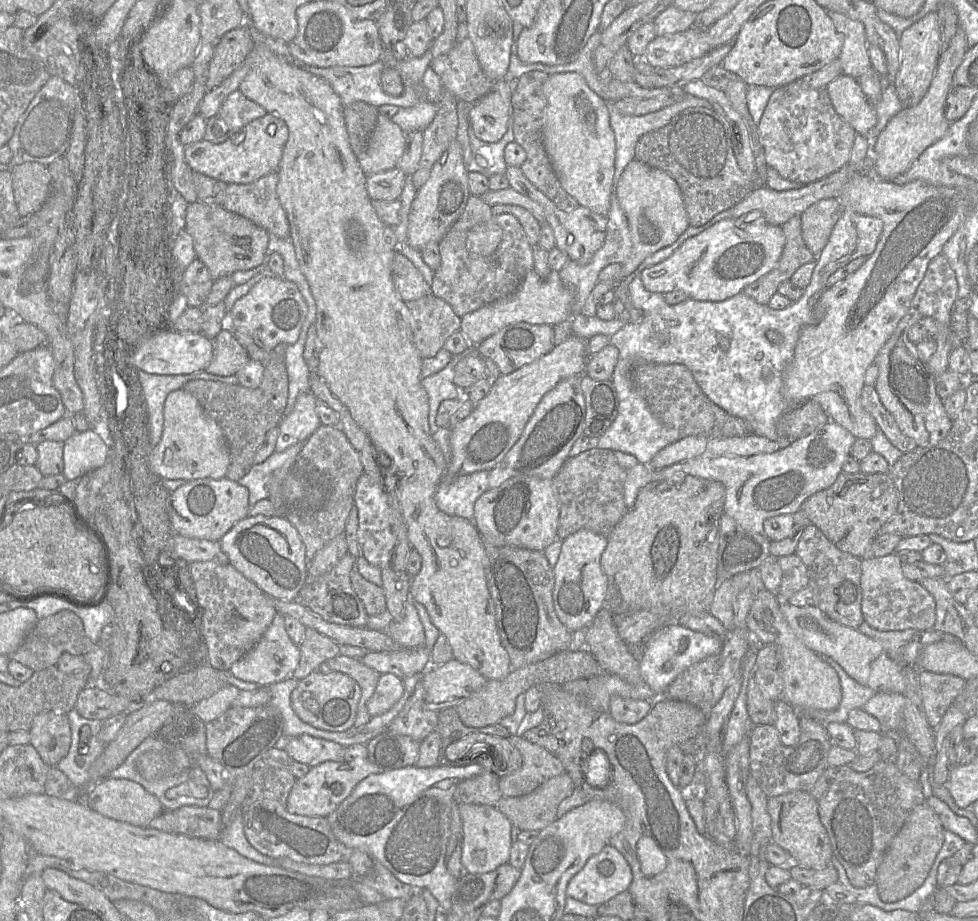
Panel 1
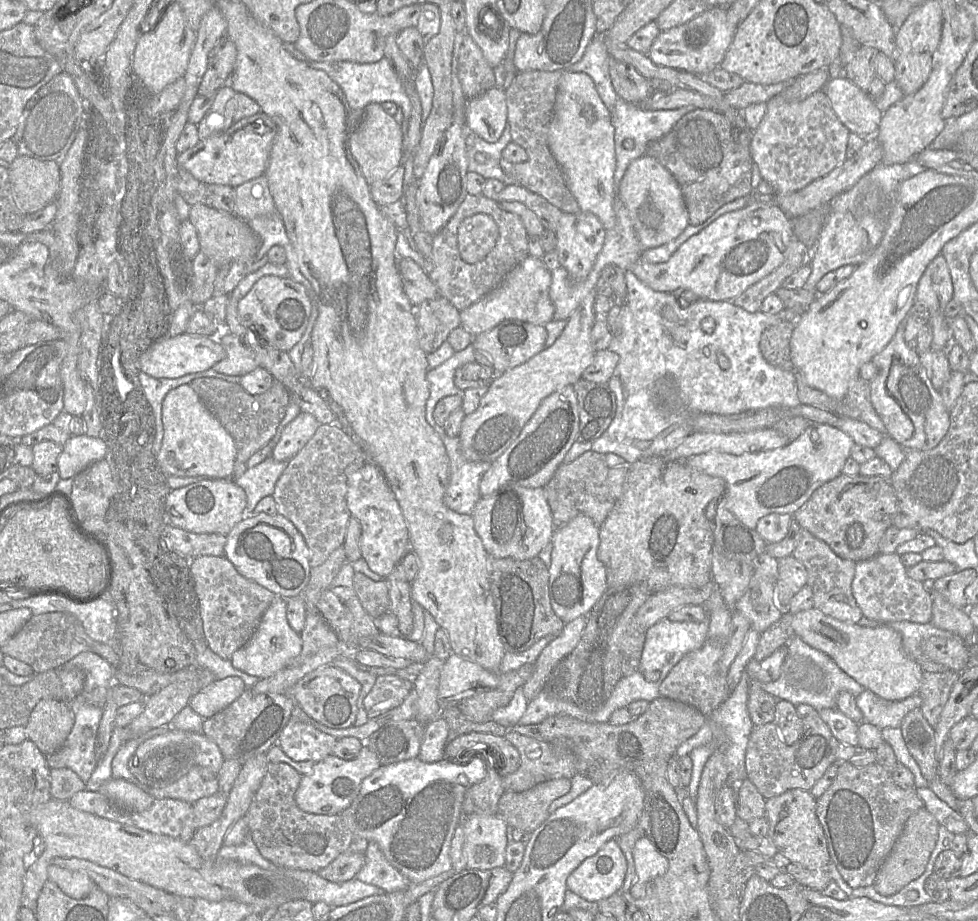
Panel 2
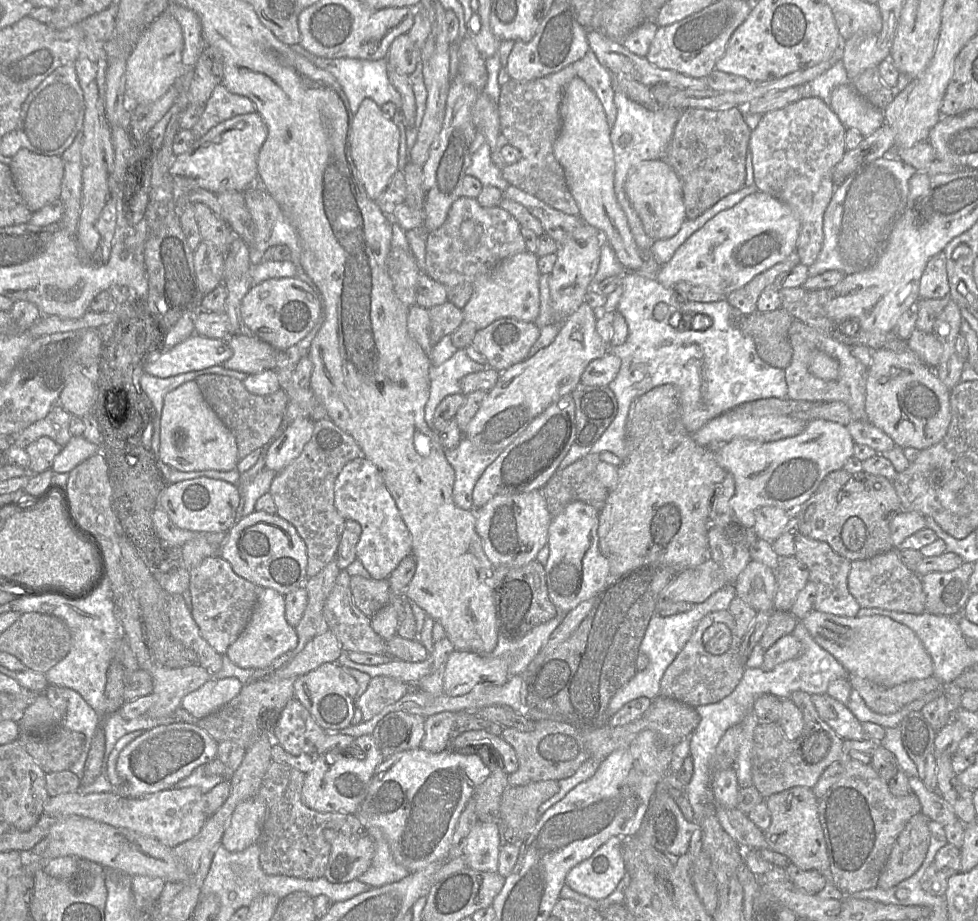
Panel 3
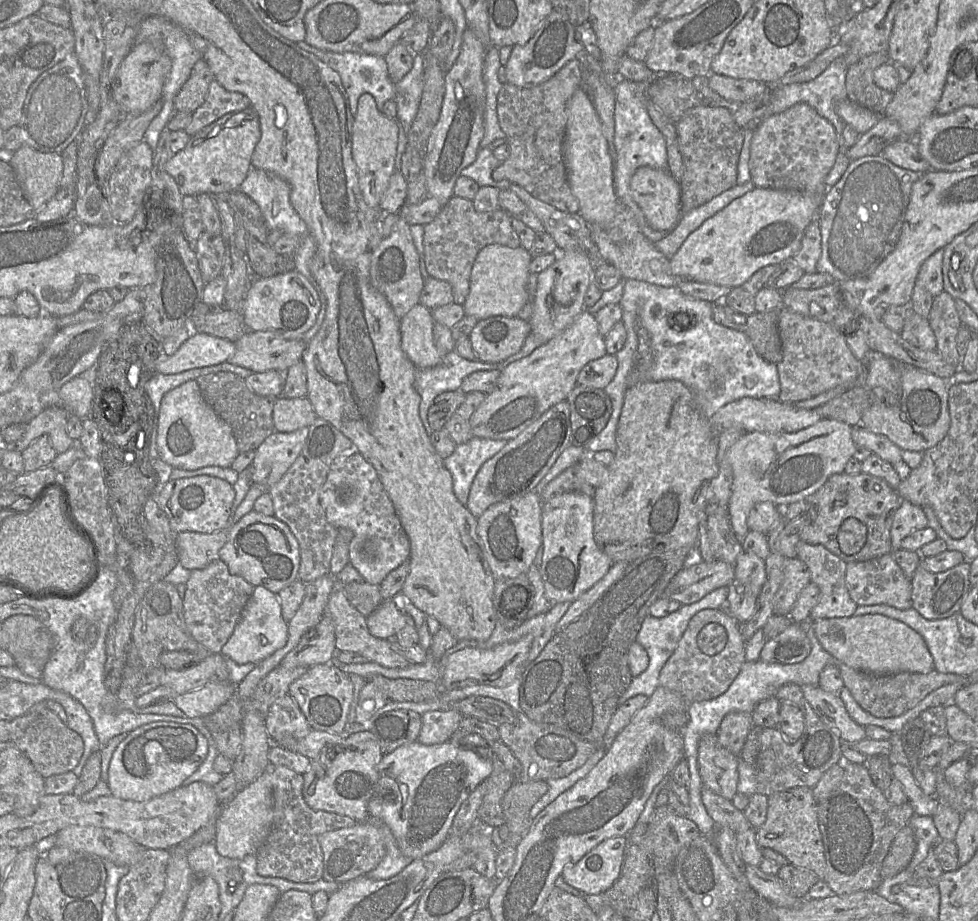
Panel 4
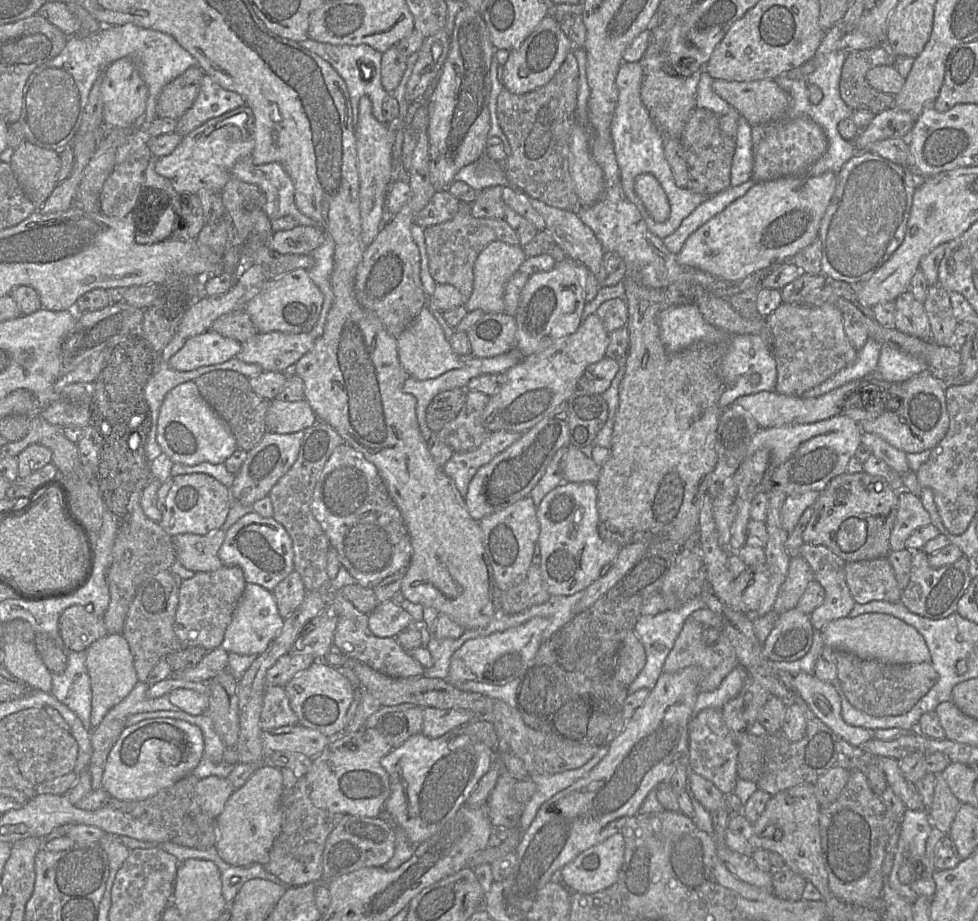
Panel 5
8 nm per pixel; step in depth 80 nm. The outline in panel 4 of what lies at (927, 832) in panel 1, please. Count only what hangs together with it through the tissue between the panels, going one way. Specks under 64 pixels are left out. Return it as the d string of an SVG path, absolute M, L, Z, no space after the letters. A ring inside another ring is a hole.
M905 826L895 837L881 868L882 880L891 878L907 868L916 849L912 828Z

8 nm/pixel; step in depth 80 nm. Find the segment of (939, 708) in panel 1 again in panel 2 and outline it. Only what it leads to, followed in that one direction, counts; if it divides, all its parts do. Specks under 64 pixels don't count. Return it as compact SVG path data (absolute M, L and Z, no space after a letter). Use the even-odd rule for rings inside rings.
M952 670L923 672L921 685L916 694L922 700L920 708L924 717L934 729L960 673Z

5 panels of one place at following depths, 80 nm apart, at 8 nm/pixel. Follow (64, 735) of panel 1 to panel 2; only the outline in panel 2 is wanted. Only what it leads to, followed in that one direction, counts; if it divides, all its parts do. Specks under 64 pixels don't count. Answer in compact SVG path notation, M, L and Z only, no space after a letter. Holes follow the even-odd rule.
M43 699L34 707L25 726L27 739L48 756L65 743L74 723L69 704Z

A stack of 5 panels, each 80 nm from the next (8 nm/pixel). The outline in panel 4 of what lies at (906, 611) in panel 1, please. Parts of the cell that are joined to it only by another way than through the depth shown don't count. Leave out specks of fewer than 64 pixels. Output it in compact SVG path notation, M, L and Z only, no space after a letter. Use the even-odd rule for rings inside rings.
M892 553L846 565L846 586L857 605L885 604L900 610L912 608L912 583L895 561Z

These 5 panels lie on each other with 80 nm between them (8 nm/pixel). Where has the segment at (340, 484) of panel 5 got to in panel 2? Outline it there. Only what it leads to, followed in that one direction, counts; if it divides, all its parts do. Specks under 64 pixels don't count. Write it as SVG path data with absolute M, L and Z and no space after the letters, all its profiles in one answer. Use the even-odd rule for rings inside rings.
M367 461L360 469L349 475L346 503L351 517L356 518L361 524L361 558L373 572L385 579L410 550L410 540L401 508L376 464Z

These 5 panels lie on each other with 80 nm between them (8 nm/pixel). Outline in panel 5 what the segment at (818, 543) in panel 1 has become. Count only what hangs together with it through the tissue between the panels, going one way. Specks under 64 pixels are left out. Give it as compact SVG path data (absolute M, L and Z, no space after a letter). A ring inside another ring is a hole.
M804 543L800 548L800 555L811 566L814 579L817 580L825 590L826 596L824 602L810 614L814 629L821 630L830 621L847 617L856 603L846 582L846 562L823 545Z

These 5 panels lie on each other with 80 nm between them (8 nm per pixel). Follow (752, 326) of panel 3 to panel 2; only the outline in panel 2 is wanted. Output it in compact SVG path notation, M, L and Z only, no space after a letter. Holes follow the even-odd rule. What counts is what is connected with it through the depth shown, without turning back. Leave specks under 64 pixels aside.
M783 321L763 331L759 348L768 363L785 370L793 370L790 341L794 329L795 322Z

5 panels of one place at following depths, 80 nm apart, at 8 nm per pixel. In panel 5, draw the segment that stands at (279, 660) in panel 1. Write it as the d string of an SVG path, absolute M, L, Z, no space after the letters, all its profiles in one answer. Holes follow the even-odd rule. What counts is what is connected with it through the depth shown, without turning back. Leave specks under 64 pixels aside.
M247 583L231 623L225 631L221 647L228 653L258 656L268 648L283 624L284 618L279 614L272 592L258 584Z

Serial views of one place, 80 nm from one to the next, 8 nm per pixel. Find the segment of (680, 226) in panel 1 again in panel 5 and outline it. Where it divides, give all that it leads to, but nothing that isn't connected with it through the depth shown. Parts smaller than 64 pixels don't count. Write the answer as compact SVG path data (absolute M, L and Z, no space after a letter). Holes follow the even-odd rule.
M650 173L636 177L635 192L644 204L649 215L656 222L664 222L670 215L668 198L658 180Z

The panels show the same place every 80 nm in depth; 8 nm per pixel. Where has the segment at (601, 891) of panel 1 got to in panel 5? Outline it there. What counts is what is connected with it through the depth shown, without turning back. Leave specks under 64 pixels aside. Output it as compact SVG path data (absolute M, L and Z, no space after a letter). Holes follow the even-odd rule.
M621 832L584 850L561 869L564 883L572 890L593 894L612 886L618 879L625 852Z

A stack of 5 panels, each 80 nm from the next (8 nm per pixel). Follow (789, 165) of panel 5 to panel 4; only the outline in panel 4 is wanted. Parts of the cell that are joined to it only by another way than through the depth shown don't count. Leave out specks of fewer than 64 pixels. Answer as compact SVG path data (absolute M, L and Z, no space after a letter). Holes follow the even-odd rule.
M797 103L762 120L753 131L749 169L755 187L825 195L825 178L840 150L833 125L807 103Z

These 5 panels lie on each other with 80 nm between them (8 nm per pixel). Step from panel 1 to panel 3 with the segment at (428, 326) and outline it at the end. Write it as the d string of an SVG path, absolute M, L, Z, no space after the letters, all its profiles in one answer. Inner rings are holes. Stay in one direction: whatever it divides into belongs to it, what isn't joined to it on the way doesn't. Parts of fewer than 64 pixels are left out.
M449 301L429 308L428 313L432 346L444 336L451 335L464 321L462 310Z

